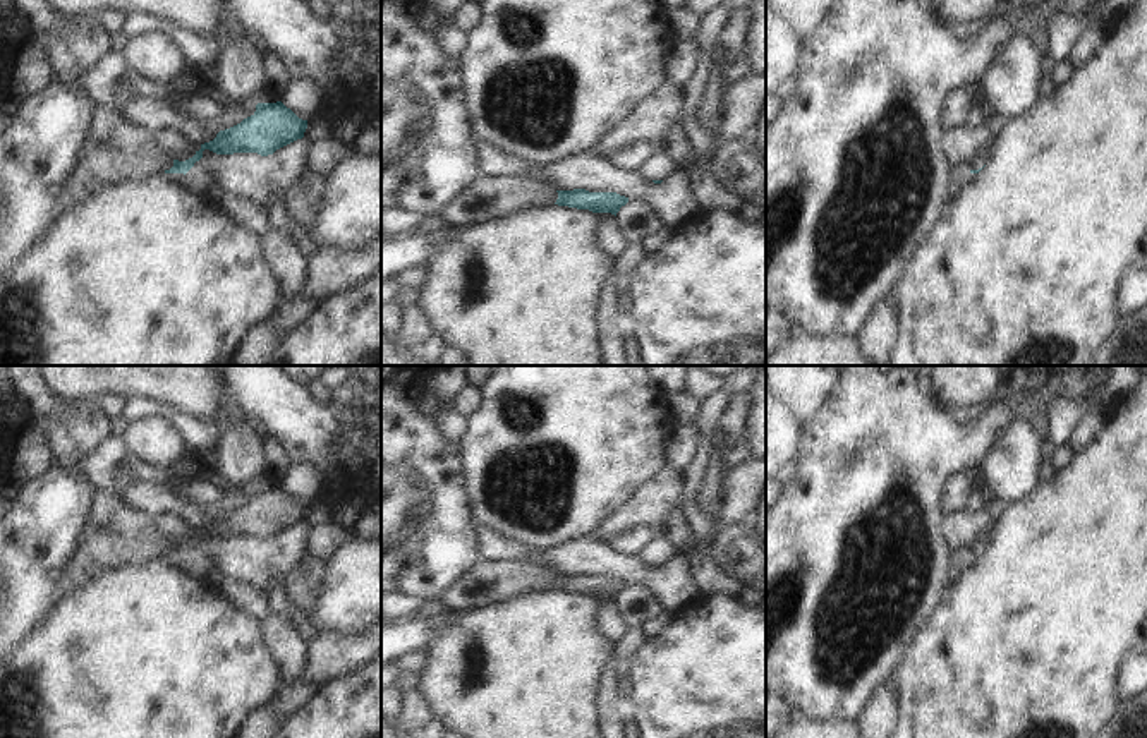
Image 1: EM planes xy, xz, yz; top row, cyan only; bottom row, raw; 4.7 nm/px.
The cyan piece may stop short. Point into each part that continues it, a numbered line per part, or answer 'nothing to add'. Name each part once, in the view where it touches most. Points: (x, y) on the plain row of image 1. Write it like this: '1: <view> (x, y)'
1: yz (979, 544)

